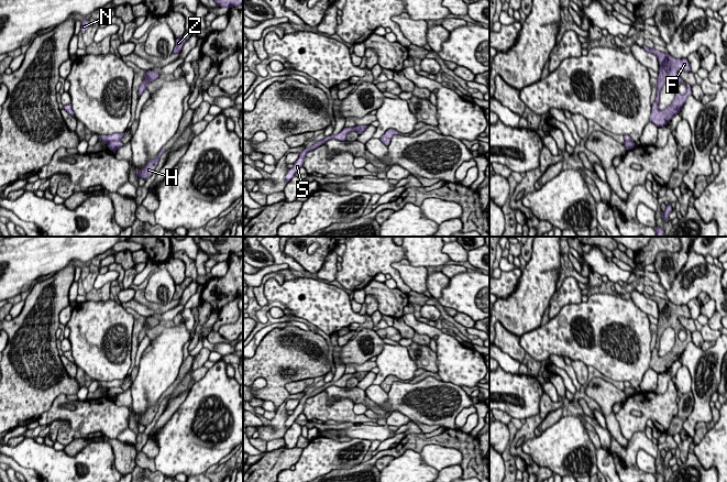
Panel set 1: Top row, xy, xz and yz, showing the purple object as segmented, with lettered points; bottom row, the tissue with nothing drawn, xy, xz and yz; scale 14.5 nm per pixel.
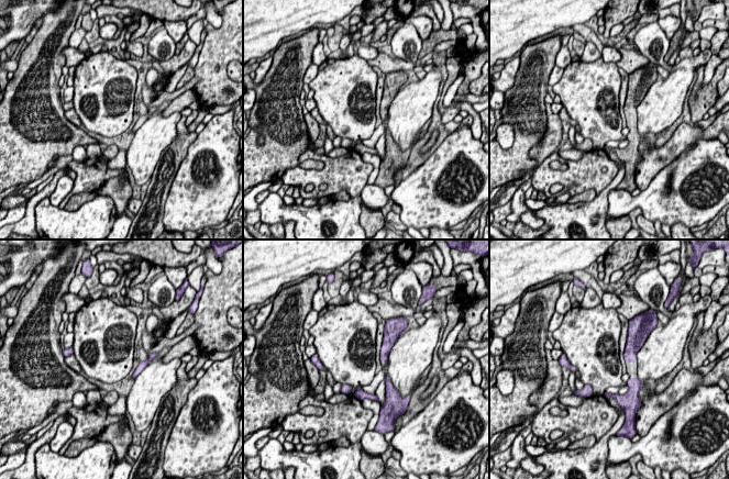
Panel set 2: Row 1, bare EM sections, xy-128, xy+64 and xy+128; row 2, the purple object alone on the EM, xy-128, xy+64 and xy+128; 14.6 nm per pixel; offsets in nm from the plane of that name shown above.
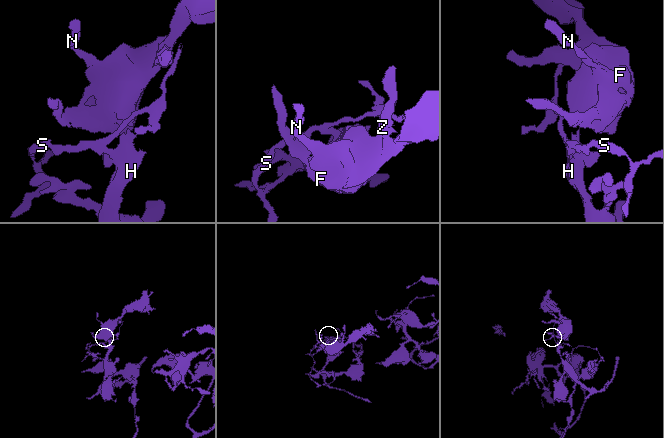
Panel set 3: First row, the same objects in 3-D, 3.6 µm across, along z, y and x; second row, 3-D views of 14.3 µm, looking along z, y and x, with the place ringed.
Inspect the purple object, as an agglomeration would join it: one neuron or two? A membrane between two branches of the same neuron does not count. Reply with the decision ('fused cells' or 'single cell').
single cell

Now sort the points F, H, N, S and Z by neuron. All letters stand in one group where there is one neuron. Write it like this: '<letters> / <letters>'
F H N S Z

